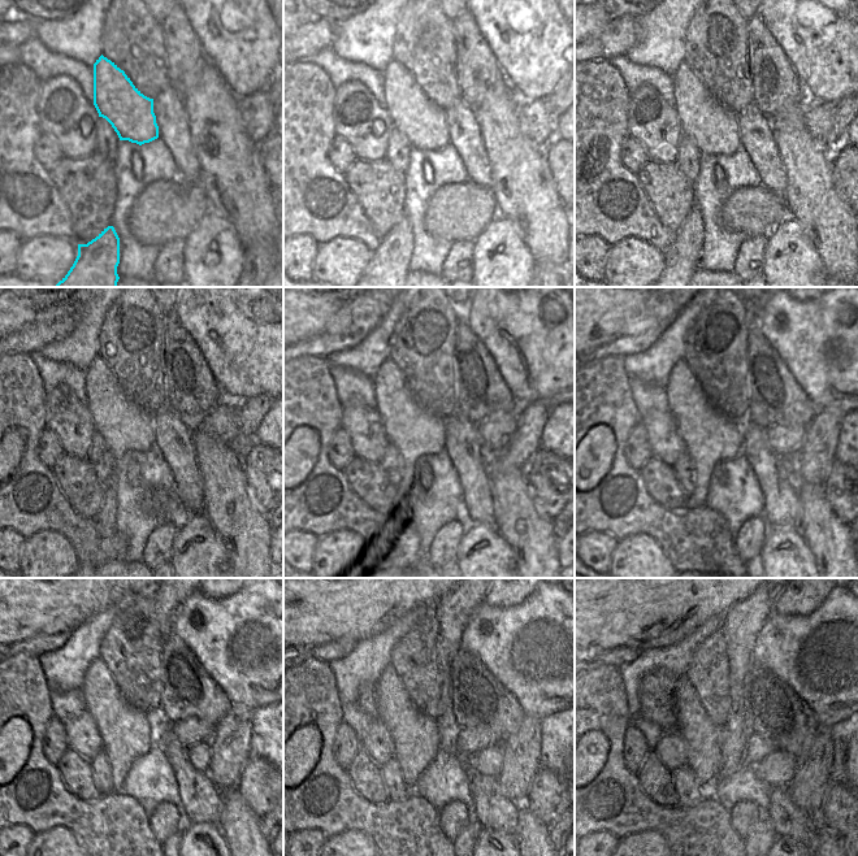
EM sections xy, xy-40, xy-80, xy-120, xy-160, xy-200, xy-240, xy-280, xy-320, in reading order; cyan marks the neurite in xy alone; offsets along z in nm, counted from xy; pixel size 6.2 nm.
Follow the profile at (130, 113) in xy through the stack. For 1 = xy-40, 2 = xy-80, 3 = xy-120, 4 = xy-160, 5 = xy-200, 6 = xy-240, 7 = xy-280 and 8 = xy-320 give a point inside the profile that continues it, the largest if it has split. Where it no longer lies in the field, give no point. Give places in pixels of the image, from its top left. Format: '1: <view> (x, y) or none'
1: xy-40 (424, 124)
2: xy-80 (714, 129)
3: xy-120 (126, 428)
4: xy-160 (417, 434)
5: xy-200 (709, 437)
6: xy-240 (126, 733)
7: xy-280 (416, 737)
8: xy-320 (702, 737)

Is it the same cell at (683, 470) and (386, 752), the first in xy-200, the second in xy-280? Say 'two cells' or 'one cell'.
two cells

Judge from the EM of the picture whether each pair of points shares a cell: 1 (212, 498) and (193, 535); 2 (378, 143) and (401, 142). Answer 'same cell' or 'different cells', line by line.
1: different cells
2: different cells

